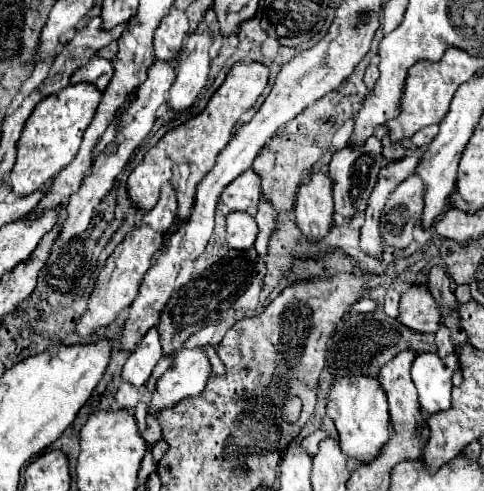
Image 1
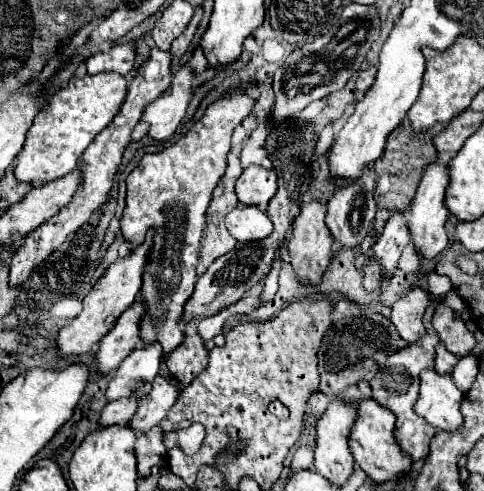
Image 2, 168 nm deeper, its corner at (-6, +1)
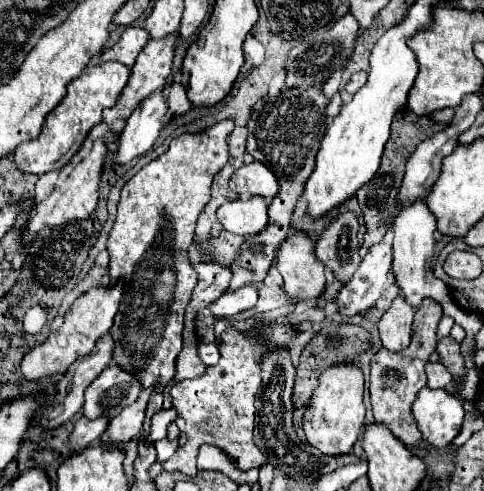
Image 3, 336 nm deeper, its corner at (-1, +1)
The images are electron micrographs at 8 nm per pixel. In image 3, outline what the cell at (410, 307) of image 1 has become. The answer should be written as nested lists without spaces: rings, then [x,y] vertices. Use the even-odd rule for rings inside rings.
[[[397,296],[391,304],[391,308],[383,314],[383,318],[377,322],[379,338],[385,350],[389,352],[401,352],[411,342],[411,324],[413,324],[415,310],[403,302],[403,296]]]

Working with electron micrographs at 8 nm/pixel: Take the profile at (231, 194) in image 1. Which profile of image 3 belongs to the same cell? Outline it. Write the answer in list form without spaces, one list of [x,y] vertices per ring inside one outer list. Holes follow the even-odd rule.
[[[251,162],[247,166],[241,166],[229,182],[231,190],[241,196],[263,196],[263,198],[275,198],[279,192],[279,184],[275,174],[263,166],[261,162]]]

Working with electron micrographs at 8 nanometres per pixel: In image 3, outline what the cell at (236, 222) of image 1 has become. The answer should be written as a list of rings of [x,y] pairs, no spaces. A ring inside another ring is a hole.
[[[261,196],[237,198],[225,202],[217,210],[217,218],[225,230],[239,236],[253,236],[267,226],[267,202]]]

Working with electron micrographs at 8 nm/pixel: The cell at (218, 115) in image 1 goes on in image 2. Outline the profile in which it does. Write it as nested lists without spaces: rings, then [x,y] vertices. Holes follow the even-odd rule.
[[[248,80],[244,84],[234,84],[218,102],[206,108],[204,116],[194,122],[190,132],[180,138],[180,142],[168,146],[162,152],[156,154],[144,154],[140,164],[130,172],[126,178],[126,208],[122,216],[122,234],[126,240],[132,242],[132,246],[142,244],[142,238],[148,228],[154,228],[154,246],[150,250],[148,266],[144,268],[142,274],[142,290],[140,296],[144,298],[148,310],[146,316],[140,322],[140,336],[142,340],[148,342],[160,342],[164,346],[164,352],[172,352],[176,346],[182,344],[182,328],[180,328],[180,314],[184,308],[184,302],[192,296],[194,284],[196,284],[196,264],[198,264],[198,250],[200,250],[200,240],[202,240],[202,228],[206,224],[206,208],[212,196],[212,190],[216,188],[218,180],[226,172],[226,156],[230,152],[230,138],[234,128],[254,110],[256,104],[256,80]]]

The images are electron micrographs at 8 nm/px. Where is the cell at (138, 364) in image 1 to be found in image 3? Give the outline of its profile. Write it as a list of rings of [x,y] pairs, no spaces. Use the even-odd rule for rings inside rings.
[[[111,364],[85,390],[83,416],[85,418],[107,416],[111,420],[125,406],[133,404],[139,392],[141,388],[139,382],[135,382],[133,374],[127,374],[125,370],[119,370],[117,366]]]

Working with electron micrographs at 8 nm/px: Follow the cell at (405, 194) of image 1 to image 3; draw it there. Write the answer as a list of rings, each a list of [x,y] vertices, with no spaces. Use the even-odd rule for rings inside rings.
[[[379,242],[377,246],[371,246],[359,270],[355,272],[355,278],[347,286],[343,286],[343,290],[339,290],[335,298],[339,314],[343,318],[351,318],[363,310],[373,308],[383,292],[389,270],[391,244]]]

